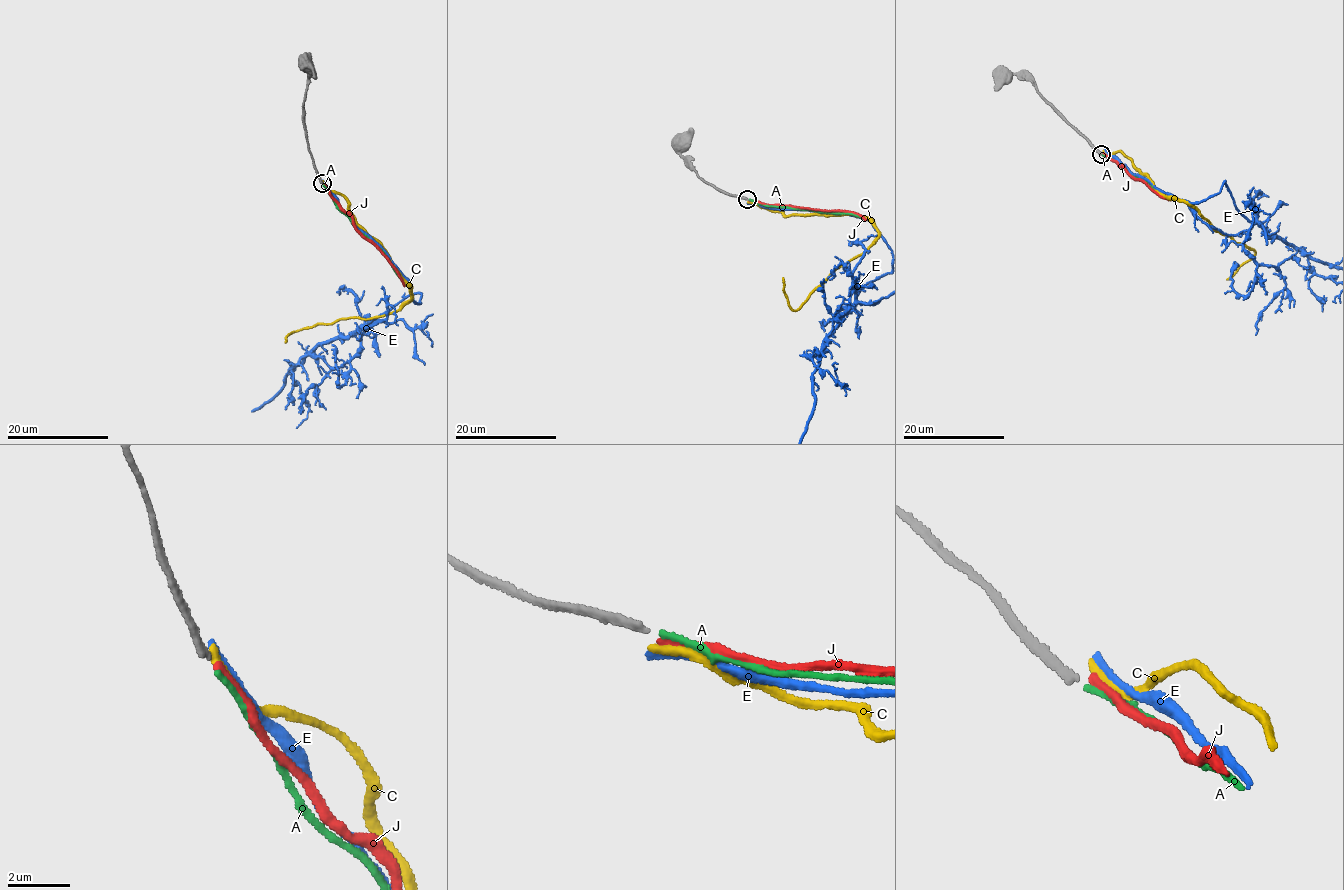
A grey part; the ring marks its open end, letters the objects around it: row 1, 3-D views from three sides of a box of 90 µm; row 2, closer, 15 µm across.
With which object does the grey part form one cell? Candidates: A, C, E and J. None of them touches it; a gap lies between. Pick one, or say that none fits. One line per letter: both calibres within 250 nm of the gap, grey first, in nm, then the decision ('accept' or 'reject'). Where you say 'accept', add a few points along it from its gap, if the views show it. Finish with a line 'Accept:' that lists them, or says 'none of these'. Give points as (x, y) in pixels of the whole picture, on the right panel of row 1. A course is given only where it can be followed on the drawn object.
A: 240 nm thick on the grey side, 170 nm on the other; accept
C: 240 nm thick on the grey side, 320 nm on the other; reject
E: 240 nm thick on the grey side, 240 nm on the other; reject
J: 240 nm thick on the grey side, 240 nm on the other; reject
Accept: A

